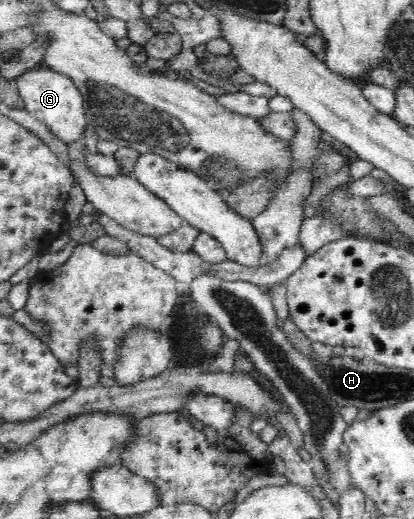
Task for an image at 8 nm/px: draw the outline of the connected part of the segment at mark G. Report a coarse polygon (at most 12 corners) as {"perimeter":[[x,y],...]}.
{"perimeter":[[36,65],[16,78],[24,109],[63,144],[83,141],[81,92]]}

